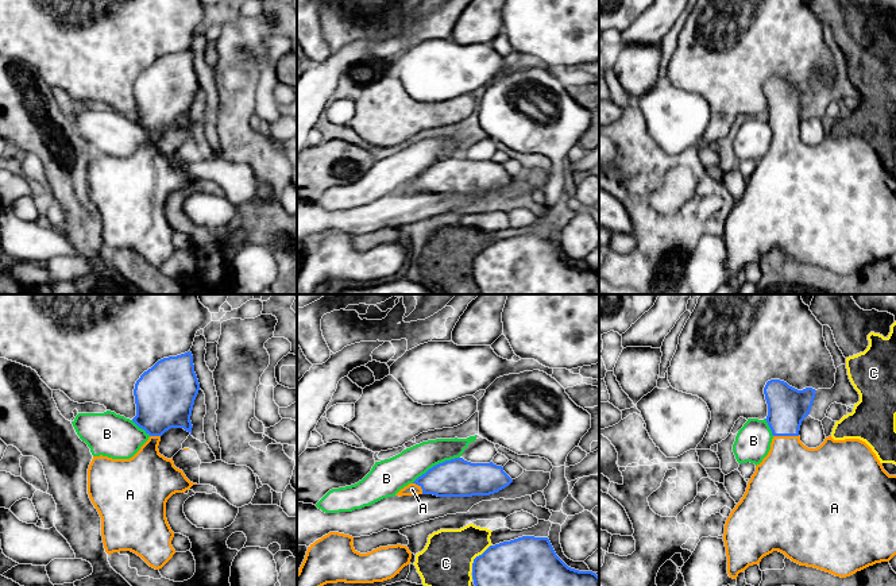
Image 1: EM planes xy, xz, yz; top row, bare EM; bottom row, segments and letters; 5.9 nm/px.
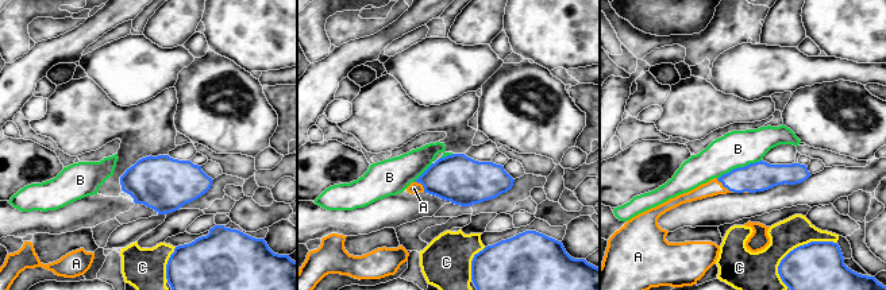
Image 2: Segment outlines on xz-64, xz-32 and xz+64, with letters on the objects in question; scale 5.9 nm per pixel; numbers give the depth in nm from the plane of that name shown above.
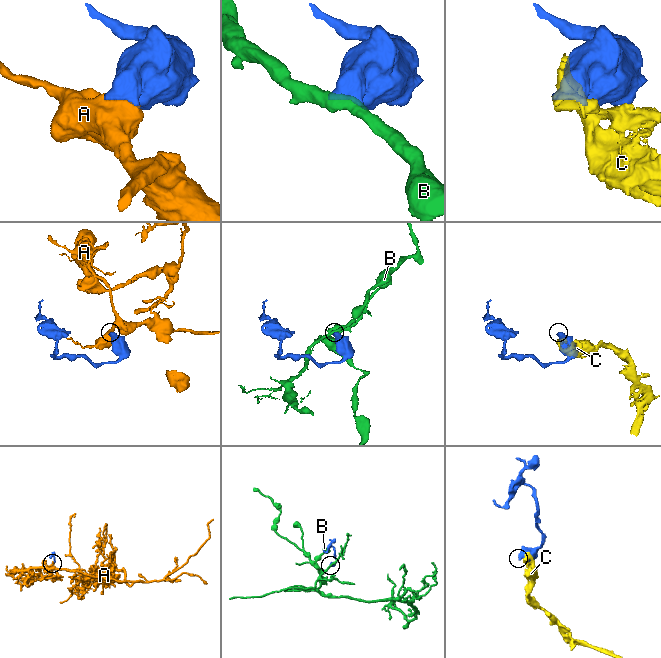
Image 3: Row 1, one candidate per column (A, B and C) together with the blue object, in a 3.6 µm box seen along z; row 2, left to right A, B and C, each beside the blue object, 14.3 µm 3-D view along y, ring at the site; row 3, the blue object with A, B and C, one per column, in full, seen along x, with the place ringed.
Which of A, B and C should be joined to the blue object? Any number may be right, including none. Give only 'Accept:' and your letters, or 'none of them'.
Accept: A

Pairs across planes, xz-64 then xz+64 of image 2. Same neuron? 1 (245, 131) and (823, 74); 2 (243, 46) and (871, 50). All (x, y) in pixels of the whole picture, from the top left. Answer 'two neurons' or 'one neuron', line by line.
1: two neurons
2: one neuron

